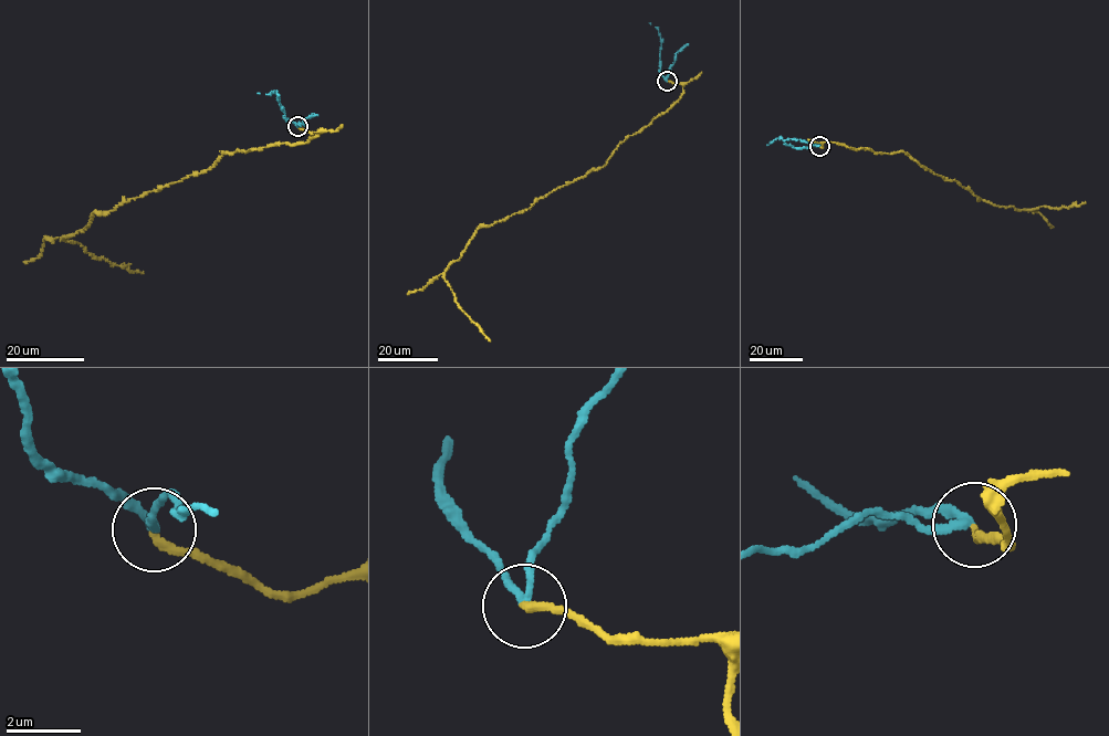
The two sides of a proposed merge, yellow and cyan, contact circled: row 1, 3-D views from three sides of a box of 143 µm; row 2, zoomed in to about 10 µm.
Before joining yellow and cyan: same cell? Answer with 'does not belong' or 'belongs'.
does not belong

